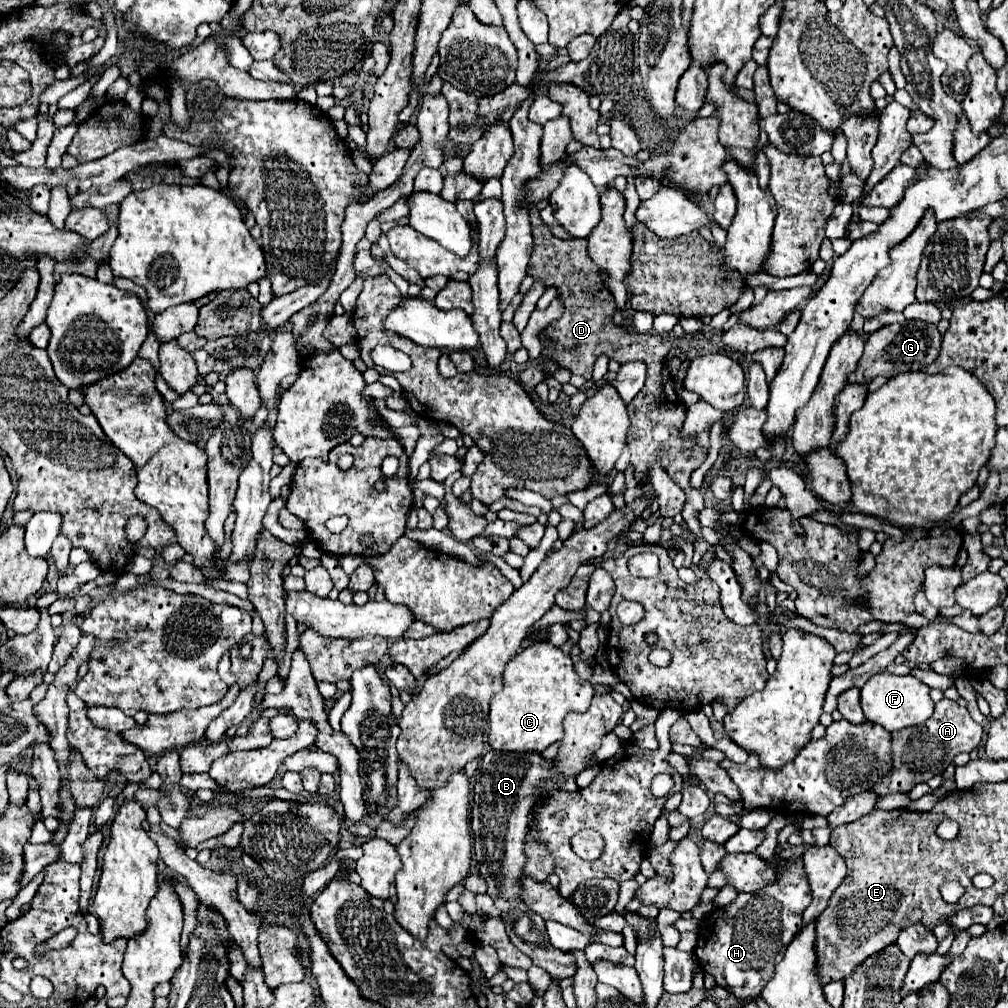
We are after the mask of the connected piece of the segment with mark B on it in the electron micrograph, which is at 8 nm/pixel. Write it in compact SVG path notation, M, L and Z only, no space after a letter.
M488 750L480 758L478 770L472 776L472 786L476 782L476 788L472 788L474 804L470 824L474 828L474 852L480 874L488 884L488 894L492 896L496 908L502 912L510 940L514 942L514 946L518 946L518 950L532 958L534 966L544 968L554 980L564 980L576 974L578 966L574 962L574 956L550 946L550 940L546 938L546 922L520 900L520 876L526 864L524 838L528 832L530 810L536 794L542 790L548 792L550 784L558 784L566 792L580 790L572 778L550 780L552 768L552 760L544 760L540 754Z

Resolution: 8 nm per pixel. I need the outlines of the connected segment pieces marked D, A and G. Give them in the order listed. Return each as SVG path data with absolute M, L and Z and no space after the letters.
M530 206L530 222L532 222L532 236L534 236L534 250L528 264L528 276L534 280L542 280L546 288L554 286L558 290L558 298L564 306L564 314L550 322L542 332L540 340L550 340L556 346L544 346L542 358L552 360L554 364L578 374L582 378L592 376L592 366L600 354L626 364L630 360L640 360L646 364L646 386L638 392L638 396L628 404L630 416L630 430L628 430L628 448L630 448L630 464L634 468L634 478L638 484L644 484L650 476L650 466L660 460L662 468L668 476L684 490L687 501L681 512L686 526L694 532L698 540L702 540L701 524L697 519L699 511L704 508L704 500L700 490L690 486L690 476L696 468L702 466L706 460L704 450L686 450L682 446L682 438L678 438L682 430L682 422L686 418L686 406L680 396L674 392L674 378L668 370L668 358L672 354L672 340L660 334L640 334L640 332L626 332L624 328L614 324L614 298L600 278L600 268L594 266L586 252L586 240L572 238L560 240L552 234L550 226L544 224L540 218L540 210Z
M942 698L934 714L922 724L912 726L906 730L900 730L898 734L892 734L892 768L890 774L886 774L882 780L878 780L870 792L886 796L892 792L910 792L916 784L928 782L932 776L942 774L960 752L972 752L982 738L982 726L976 724L968 710L958 706L954 700Z
M906 320L902 324L890 324L884 326L882 330L876 330L870 334L866 342L866 350L858 362L858 368L848 376L850 384L868 384L872 378L886 374L886 376L896 376L902 372L916 372L916 370L926 370L930 362L934 362L940 354L940 342L942 336L936 330L934 324L922 322L922 320Z

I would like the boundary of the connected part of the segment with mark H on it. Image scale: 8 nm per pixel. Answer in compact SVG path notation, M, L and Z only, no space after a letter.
M800 858L788 860L782 868L782 874L778 874L778 880L772 886L764 886L758 892L740 892L736 896L734 902L730 902L728 906L716 908L714 912L710 912L698 930L698 944L694 948L694 954L698 958L698 964L702 966L702 970L710 976L714 976L716 984L730 990L732 996L736 998L756 998L762 988L766 986L766 982L772 978L776 964L782 960L786 946L790 944L790 940L794 940L794 936L800 932L802 928L802 912L806 910L806 906L812 902L812 894L810 894L810 886L808 886L808 878L804 872L804 864Z

